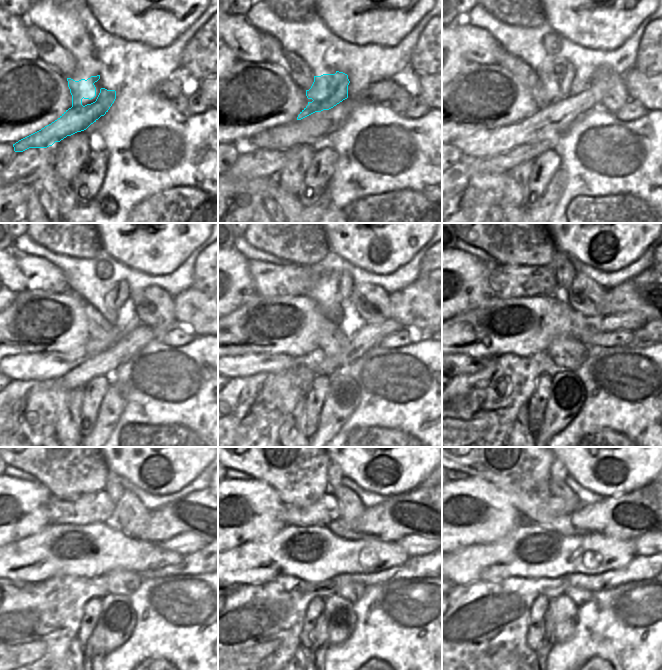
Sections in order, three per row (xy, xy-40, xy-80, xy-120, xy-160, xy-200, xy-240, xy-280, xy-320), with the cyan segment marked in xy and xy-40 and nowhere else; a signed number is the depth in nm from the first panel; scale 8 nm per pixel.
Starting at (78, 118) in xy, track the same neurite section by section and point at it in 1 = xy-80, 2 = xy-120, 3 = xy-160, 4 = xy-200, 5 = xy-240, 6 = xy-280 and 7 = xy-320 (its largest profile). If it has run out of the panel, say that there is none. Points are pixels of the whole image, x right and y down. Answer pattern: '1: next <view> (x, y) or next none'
1: next xy-80 (556, 87)
2: next xy-120 (119, 292)
3: next xy-160 (343, 284)
4: next xy-200 (565, 272)
5: next xy-240 (114, 488)
6: next xy-280 (335, 475)
7: next xy-320 (558, 471)

